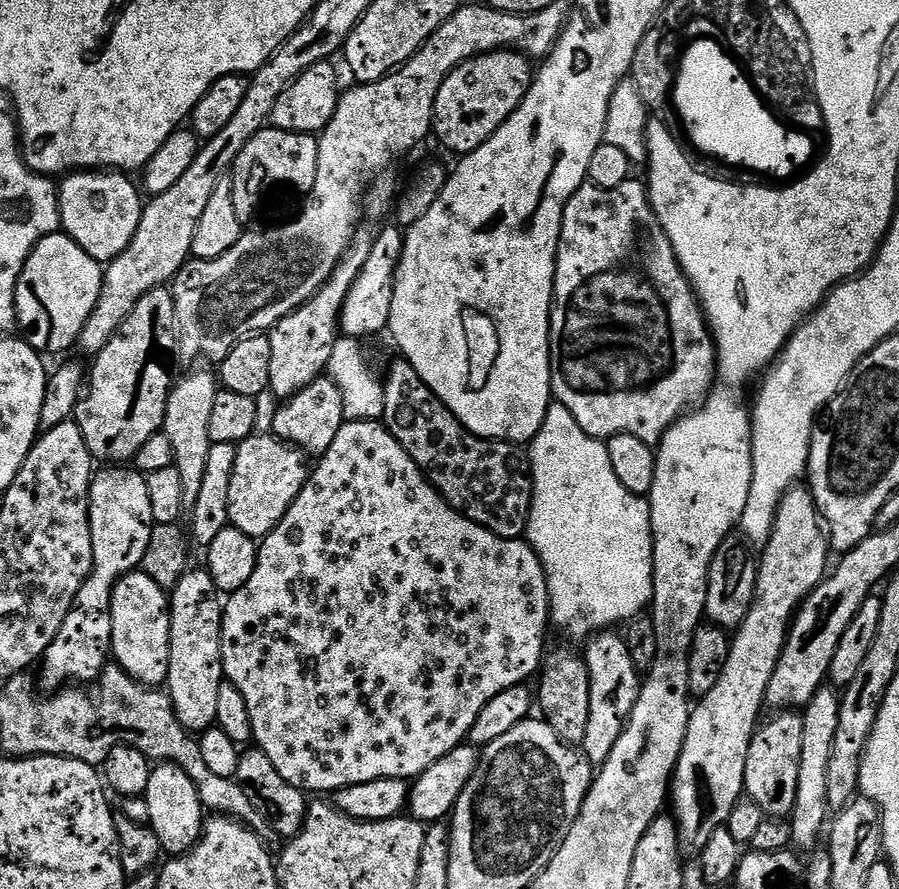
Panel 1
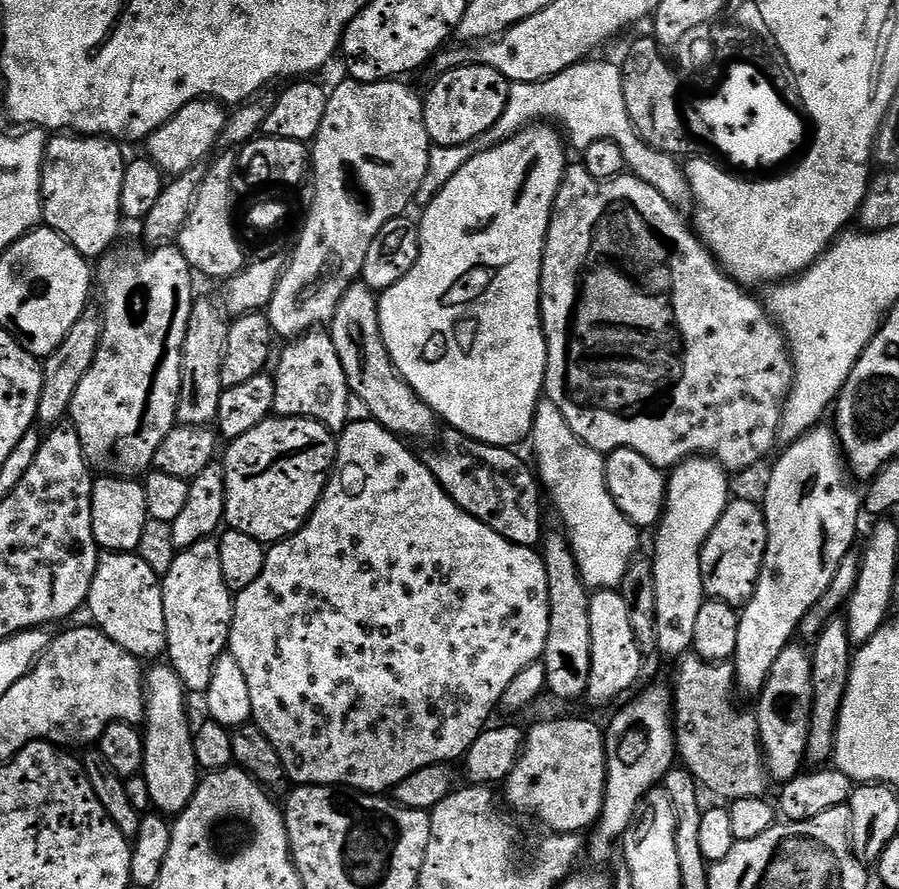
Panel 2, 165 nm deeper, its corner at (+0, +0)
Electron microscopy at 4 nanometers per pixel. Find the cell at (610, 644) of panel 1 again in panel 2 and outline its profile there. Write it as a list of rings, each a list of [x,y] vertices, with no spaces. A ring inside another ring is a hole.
[[[596,590],[589,598],[590,616],[590,678],[586,700],[592,704],[612,704],[619,696],[627,697],[640,671],[644,668],[645,653],[640,651],[630,626],[626,598],[618,590]]]

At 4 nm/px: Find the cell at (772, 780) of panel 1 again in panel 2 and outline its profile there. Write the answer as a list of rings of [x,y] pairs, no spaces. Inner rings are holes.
[[[799,643],[788,644],[786,650],[778,654],[774,666],[770,666],[764,689],[758,693],[757,700],[760,701],[754,705],[764,767],[769,777],[775,783],[777,780],[780,786],[801,774],[806,764],[806,742],[810,736],[810,714],[814,702],[812,654],[803,643]]]

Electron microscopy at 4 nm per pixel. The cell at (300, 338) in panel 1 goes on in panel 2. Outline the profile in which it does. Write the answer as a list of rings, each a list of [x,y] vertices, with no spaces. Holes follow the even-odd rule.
[[[344,78],[344,81],[341,82],[340,85],[335,89],[334,87],[331,89],[330,95],[328,97],[328,105],[326,106],[326,118],[322,118],[322,126],[318,130],[318,134],[316,135],[315,140],[311,141],[310,144],[310,184],[312,180],[312,205],[307,205],[306,208],[306,219],[303,221],[302,227],[299,229],[298,235],[294,240],[294,249],[296,248],[296,253],[292,256],[292,261],[289,259],[287,263],[285,263],[284,271],[280,273],[280,281],[278,282],[278,286],[274,290],[274,294],[270,298],[270,302],[268,303],[268,307],[266,309],[266,315],[268,317],[268,321],[270,322],[270,326],[272,327],[273,333],[277,337],[280,336],[288,336],[284,338],[295,338],[298,336],[303,336],[305,332],[310,332],[316,329],[319,329],[321,326],[331,325],[332,319],[334,318],[334,310],[338,310],[338,302],[342,302],[342,294],[346,294],[346,290],[350,287],[351,284],[357,283],[360,280],[360,271],[362,270],[362,266],[366,262],[366,254],[370,254],[370,242],[374,242],[374,238],[378,238],[378,234],[382,230],[382,226],[386,226],[386,222],[390,222],[391,220],[396,220],[399,216],[405,215],[409,210],[408,203],[411,200],[415,201],[420,194],[420,187],[422,186],[422,182],[426,178],[426,170],[428,169],[428,159],[430,158],[430,154],[432,153],[432,148],[430,147],[430,141],[428,135],[426,134],[426,122],[424,121],[424,102],[421,96],[421,93],[416,93],[414,89],[411,88],[410,85],[404,84],[408,82],[401,82],[399,79],[394,80],[379,80],[378,82],[370,82],[367,84],[366,82],[358,82],[357,80],[353,80],[351,78]]]

